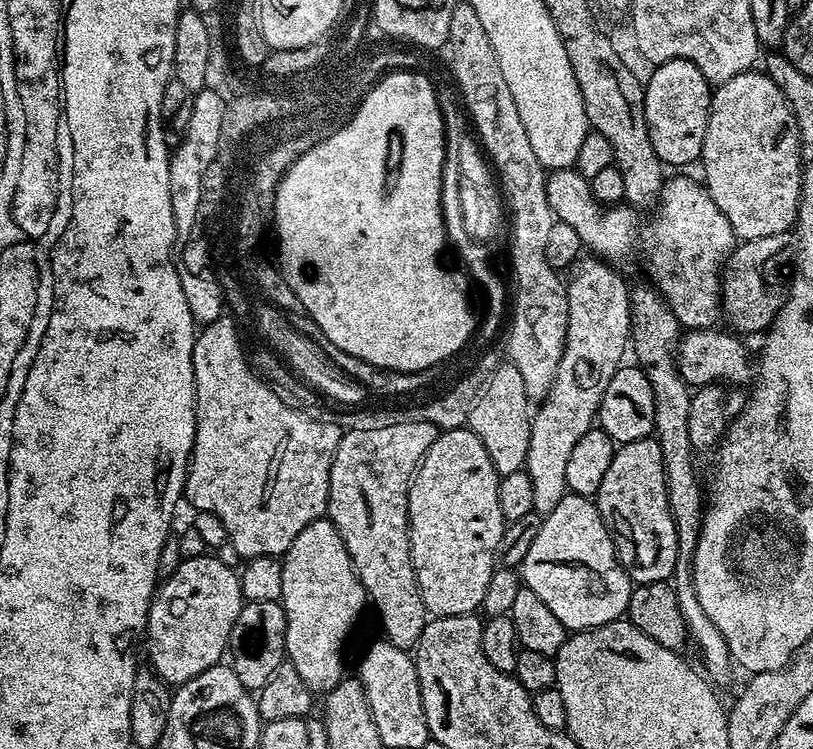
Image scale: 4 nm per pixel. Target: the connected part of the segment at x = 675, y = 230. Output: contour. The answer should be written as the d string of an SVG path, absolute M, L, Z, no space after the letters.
M575 167L558 168L547 173L548 185L546 194L548 204L552 207L552 215L557 221L568 223L574 228L581 245L593 257L605 262L615 261L615 256L623 252L637 252L644 256L648 268L652 271L651 279L655 287L659 289L670 310L677 316L677 322L681 329L716 328L722 316L722 273L729 263L734 245L738 237L733 232L726 214L718 210L714 198L710 198L707 188L699 179L691 180L688 176L670 175L663 181L663 188L659 192L659 200L656 201L654 211L651 213L652 221L639 228L636 225L637 209L621 202L615 206L605 206L599 200L592 197L592 191L588 181L576 171Z

